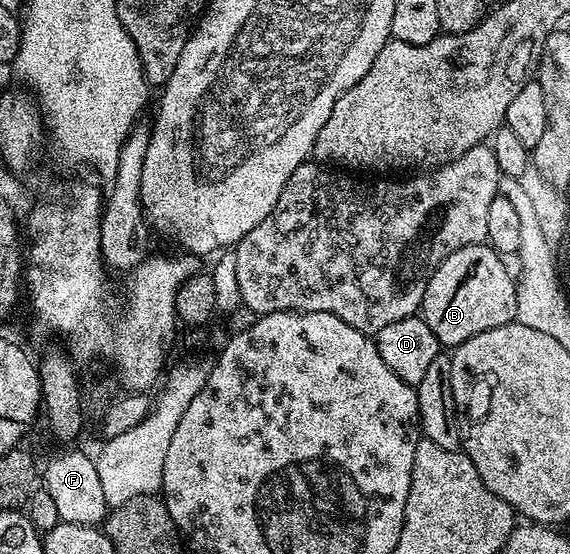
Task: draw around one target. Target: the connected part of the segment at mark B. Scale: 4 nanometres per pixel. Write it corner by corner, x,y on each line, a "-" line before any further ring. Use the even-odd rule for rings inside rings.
486,243
470,244
445,258
429,278
421,315
440,345
458,346
469,338
516,319
516,281
503,265
504,257

